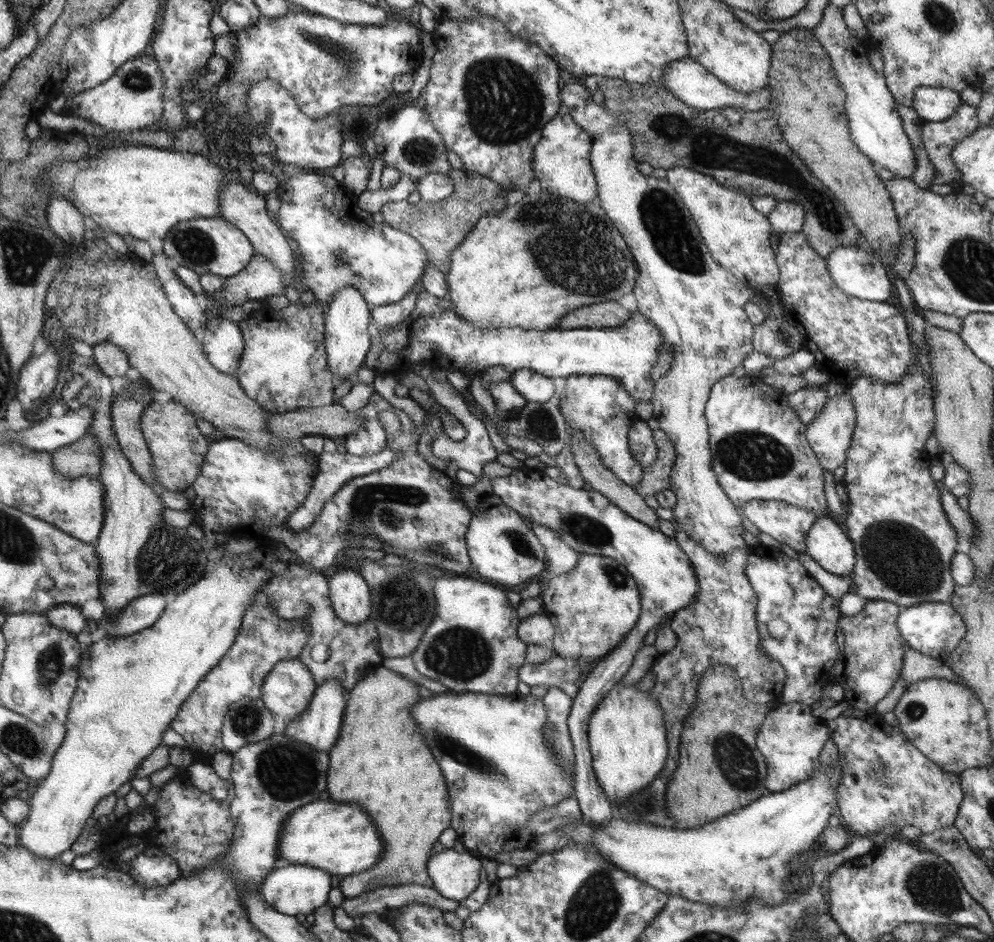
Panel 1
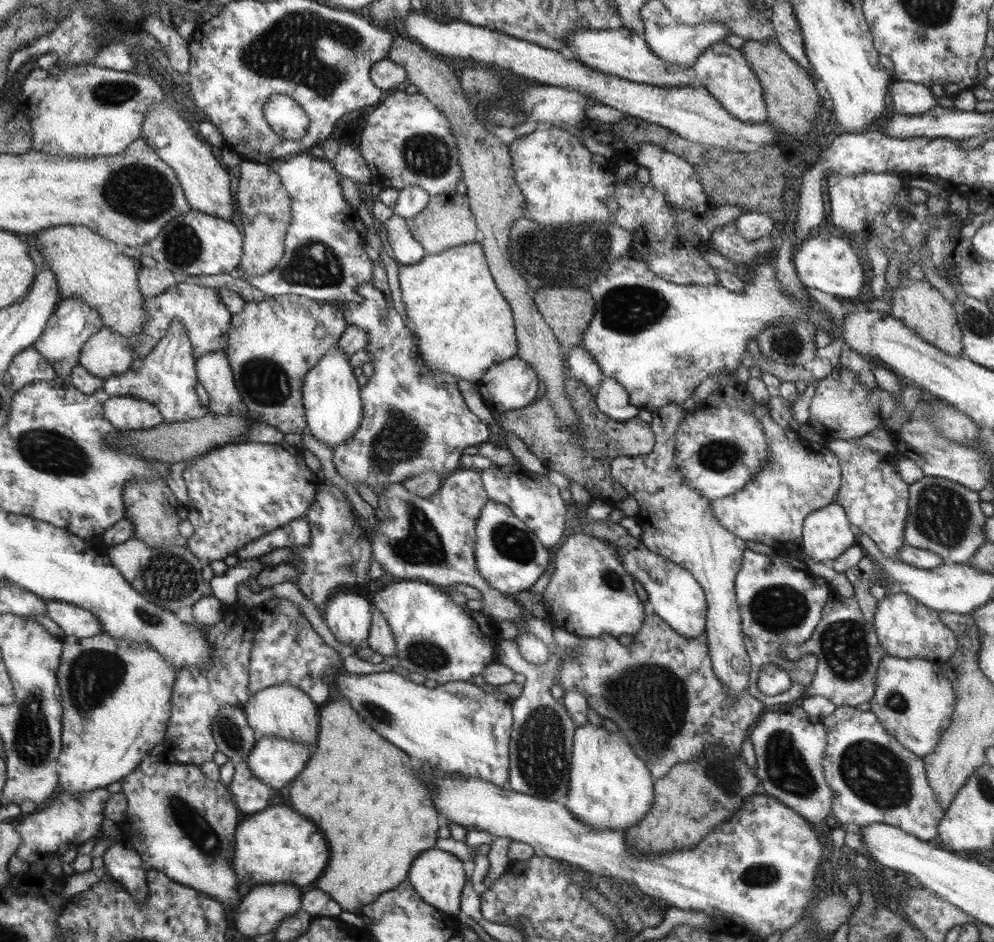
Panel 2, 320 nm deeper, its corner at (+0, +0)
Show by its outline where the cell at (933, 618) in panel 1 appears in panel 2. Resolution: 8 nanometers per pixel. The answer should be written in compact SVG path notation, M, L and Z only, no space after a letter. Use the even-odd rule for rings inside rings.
M903 592L887 594L877 602L873 627L877 639L889 656L905 659L926 659L944 665L957 650L957 636L941 620L939 611L932 610Z

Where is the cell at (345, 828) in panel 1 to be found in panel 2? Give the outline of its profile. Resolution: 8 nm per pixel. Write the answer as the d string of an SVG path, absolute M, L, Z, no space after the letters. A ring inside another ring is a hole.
M286 805L266 807L264 811L247 814L236 834L234 873L246 885L274 885L289 883L302 886L317 882L328 862L328 846L318 828Z

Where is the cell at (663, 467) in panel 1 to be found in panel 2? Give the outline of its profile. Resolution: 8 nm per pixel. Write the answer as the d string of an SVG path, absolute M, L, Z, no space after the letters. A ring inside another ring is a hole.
M567 359L563 360L563 370L568 374L566 393L572 409L576 409L576 415L578 415L577 428L560 422L546 394L542 398L535 399L528 407L496 416L496 421L505 432L510 431L521 439L528 446L530 453L538 457L548 471L556 470L569 481L579 482L579 485L591 494L602 494L604 498L610 498L616 503L624 500L629 497L629 494L612 478L609 464L618 455L638 457L650 454L656 446L654 431L639 417L620 422L603 414L593 402L590 388L573 378Z

